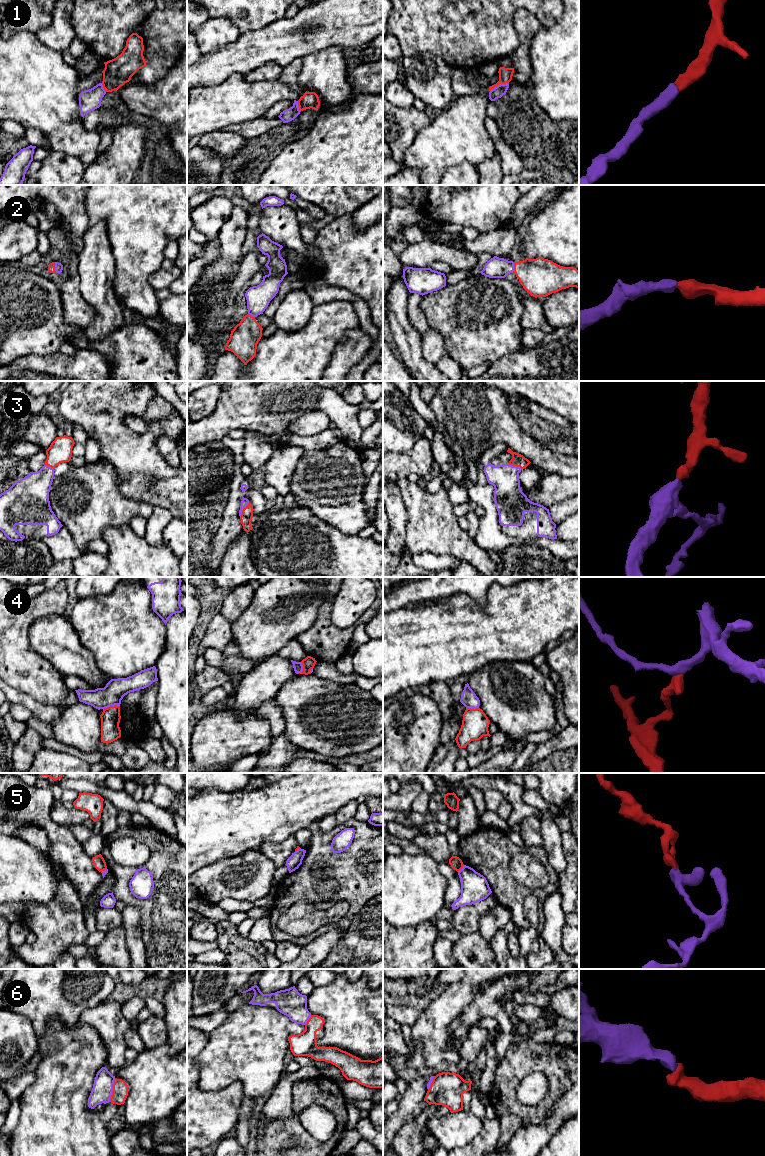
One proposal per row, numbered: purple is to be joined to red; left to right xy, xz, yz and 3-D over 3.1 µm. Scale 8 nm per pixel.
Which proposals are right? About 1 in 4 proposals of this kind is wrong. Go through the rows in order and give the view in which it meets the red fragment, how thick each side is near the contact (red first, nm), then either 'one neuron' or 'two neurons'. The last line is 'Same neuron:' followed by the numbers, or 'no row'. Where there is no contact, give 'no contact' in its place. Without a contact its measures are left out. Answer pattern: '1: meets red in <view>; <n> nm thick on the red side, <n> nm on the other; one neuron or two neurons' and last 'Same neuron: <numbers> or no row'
1: meets red in yz; 110 nm thick on the red side, 90 nm on the other; one neuron
2: meets red in xy; 60 nm thick on the red side, 60 nm on the other; one neuron
3: meets red in xz; 100 nm thick on the red side, 60 nm on the other; one neuron
4: meets red in xy; 160 nm thick on the red side, 170 nm on the other; two neurons
5: meets red in yz; 100 nm thick on the red side, 220 nm on the other; two neurons
6: meets red in xy; 130 nm thick on the red side, 160 nm on the other; one neuron
Same neuron: 1, 2, 3, 6

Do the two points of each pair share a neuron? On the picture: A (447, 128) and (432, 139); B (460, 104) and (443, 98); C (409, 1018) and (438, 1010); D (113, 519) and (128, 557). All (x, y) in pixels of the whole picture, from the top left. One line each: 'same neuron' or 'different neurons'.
A: same neuron
B: different neurons
C: different neurons
D: different neurons

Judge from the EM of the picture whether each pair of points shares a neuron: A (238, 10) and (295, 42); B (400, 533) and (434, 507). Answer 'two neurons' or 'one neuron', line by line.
A: two neurons
B: two neurons

